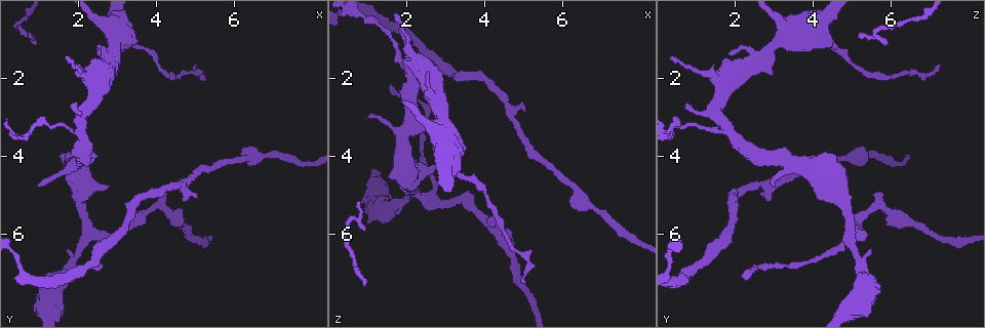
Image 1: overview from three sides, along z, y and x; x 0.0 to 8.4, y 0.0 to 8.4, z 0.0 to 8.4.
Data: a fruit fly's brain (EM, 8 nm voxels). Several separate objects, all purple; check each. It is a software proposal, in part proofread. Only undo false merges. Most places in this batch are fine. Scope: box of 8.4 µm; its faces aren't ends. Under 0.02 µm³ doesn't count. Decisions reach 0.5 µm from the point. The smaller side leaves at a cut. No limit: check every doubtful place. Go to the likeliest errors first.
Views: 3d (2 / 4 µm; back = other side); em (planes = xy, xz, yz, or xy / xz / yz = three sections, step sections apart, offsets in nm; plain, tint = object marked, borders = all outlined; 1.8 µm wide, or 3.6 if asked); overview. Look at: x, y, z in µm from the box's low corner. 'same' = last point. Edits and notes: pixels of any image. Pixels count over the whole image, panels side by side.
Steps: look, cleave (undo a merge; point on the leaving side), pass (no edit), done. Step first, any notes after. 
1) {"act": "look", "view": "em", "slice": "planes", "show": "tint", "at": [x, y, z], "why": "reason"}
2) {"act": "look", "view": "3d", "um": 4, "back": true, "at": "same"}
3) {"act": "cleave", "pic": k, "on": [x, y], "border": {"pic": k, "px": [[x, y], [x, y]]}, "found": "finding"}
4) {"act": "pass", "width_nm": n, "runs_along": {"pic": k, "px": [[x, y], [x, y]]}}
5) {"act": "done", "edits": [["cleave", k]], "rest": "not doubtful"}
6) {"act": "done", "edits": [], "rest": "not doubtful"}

{"act": "look", "view": "3d", "um": 2, "at": [2.30, 5.95, 4.90], "why": "four or more arms meet"}

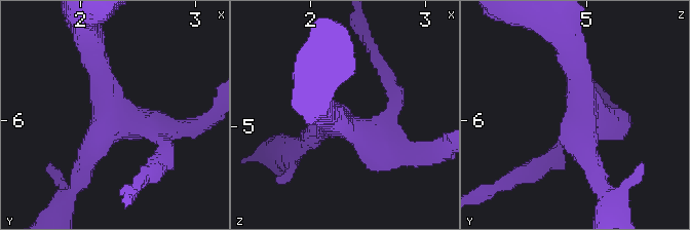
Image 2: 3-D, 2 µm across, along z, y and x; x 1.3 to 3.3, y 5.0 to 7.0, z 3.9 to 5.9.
{"act": "look", "view": "em", "slice": "xy", "step": 4, "show": "tint", "at": [2.26, 5.98, 4.96], "arms": 4, "why": "shape alone is not enough"}

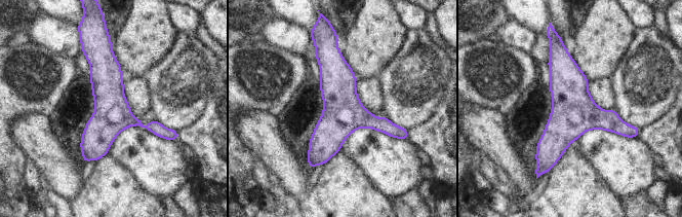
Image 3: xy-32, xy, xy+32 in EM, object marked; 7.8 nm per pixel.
{"act": "look", "view": "em", "slice": "planes", "show": "borders", "at": "same"}

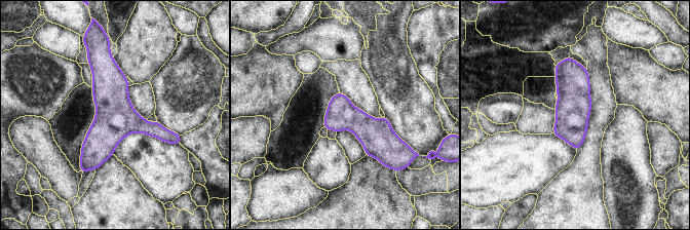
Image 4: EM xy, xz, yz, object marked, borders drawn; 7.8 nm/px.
{"act": "pass", "runs_along": {"pic": 4, "px": [[104, 54], [106, 132], [85, 168]]}, "found": "continuous, no second neuron"}

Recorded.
{"act": "look", "view": "em", "slice": "planes", "show": "plain", "at": [2.10, 3.25, 1.75], "why": "thick turns thin"}

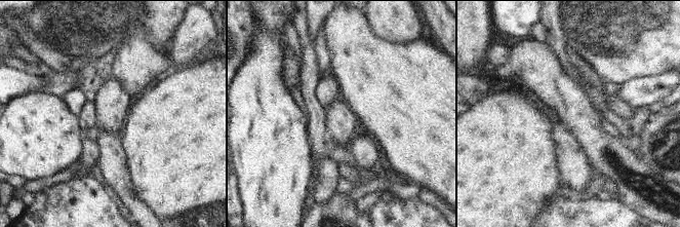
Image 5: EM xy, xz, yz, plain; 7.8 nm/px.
{"act": "look", "view": "em", "slice": "planes", "show": "tint", "at": "same", "why": "where the object lies"}

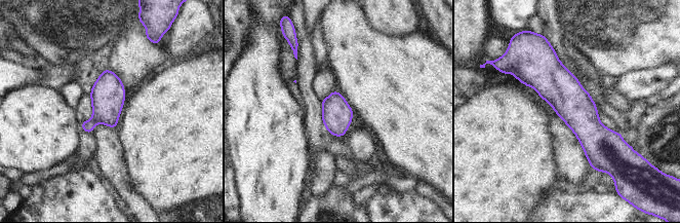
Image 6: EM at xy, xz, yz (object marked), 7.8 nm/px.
{"act": "pass", "runs_along": {"pic": 6, "px": [[547, 50], [594, 163]]}, "found": "one neuron here"}

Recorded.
{"act": "look", "view": "em", "um": 3.6, "slice": "planes", "show": "tint", "at": [3.00, 1.00, 3.55], "why": "abrupt turn"}

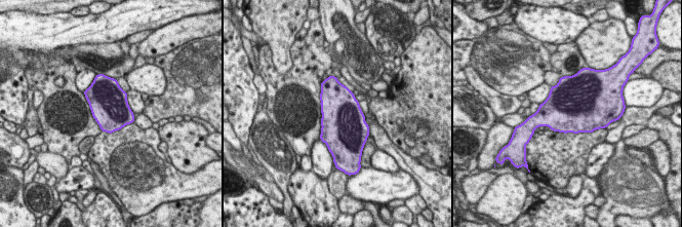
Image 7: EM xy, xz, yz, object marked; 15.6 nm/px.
{"act": "pass", "width_nm": 600, "found": "one neuron here"}

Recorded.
{"act": "done", "edits": [], "rest": "not doubtful"}

